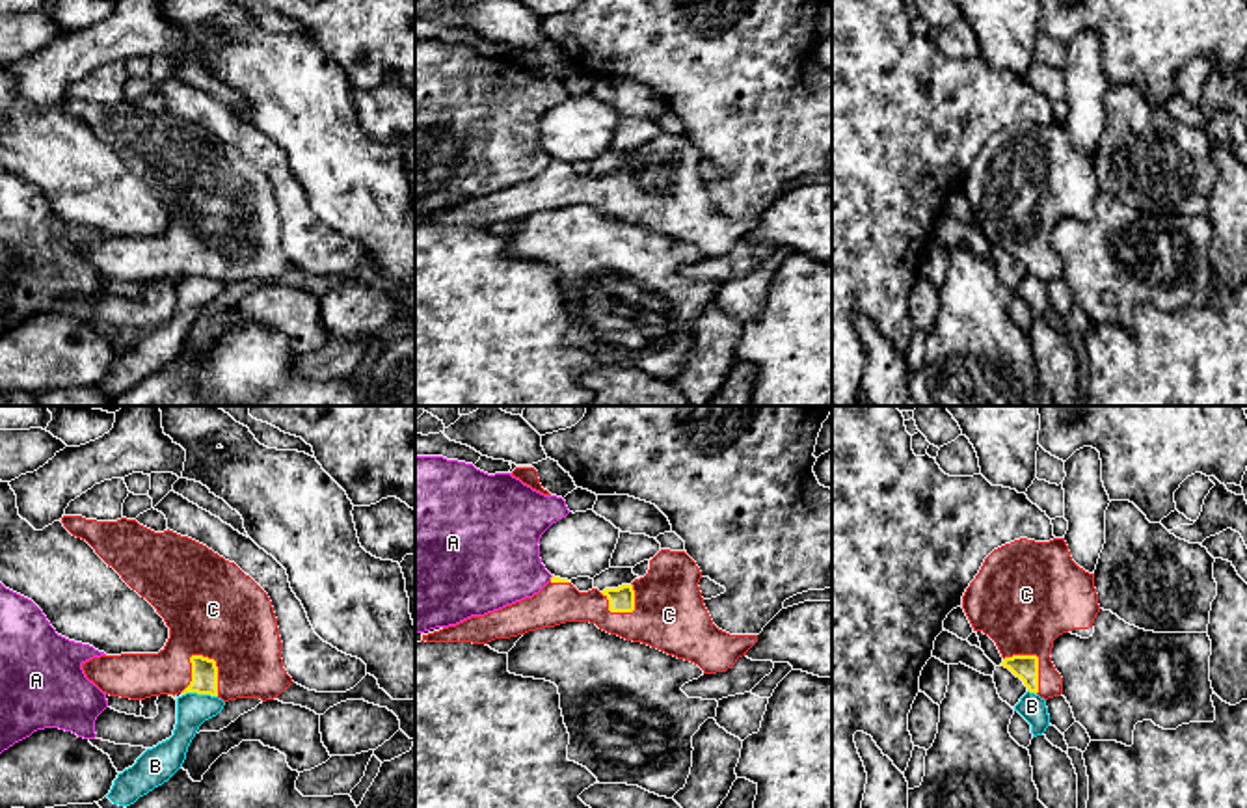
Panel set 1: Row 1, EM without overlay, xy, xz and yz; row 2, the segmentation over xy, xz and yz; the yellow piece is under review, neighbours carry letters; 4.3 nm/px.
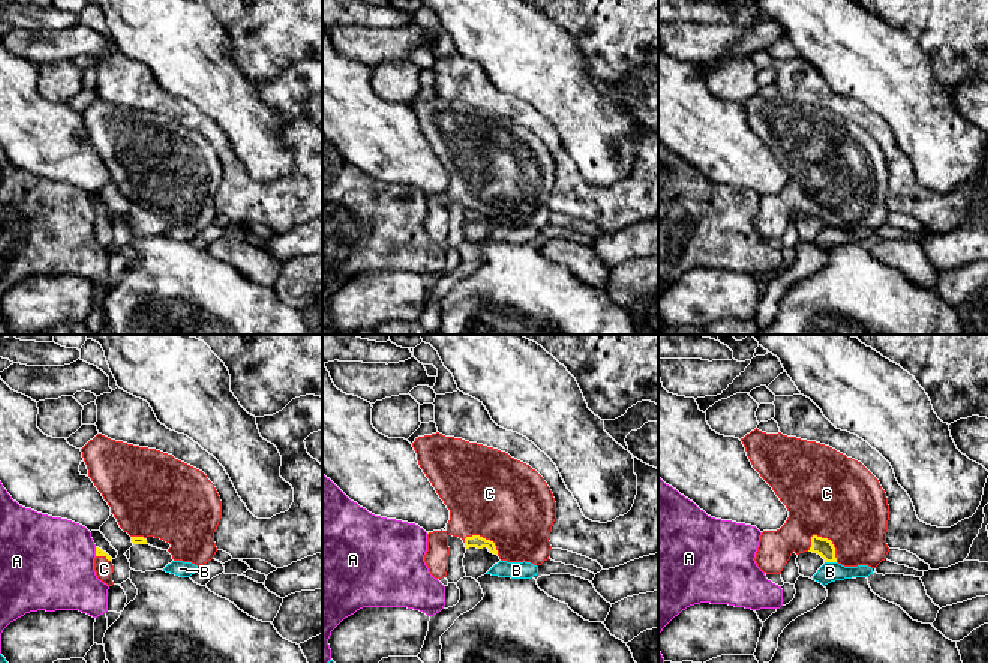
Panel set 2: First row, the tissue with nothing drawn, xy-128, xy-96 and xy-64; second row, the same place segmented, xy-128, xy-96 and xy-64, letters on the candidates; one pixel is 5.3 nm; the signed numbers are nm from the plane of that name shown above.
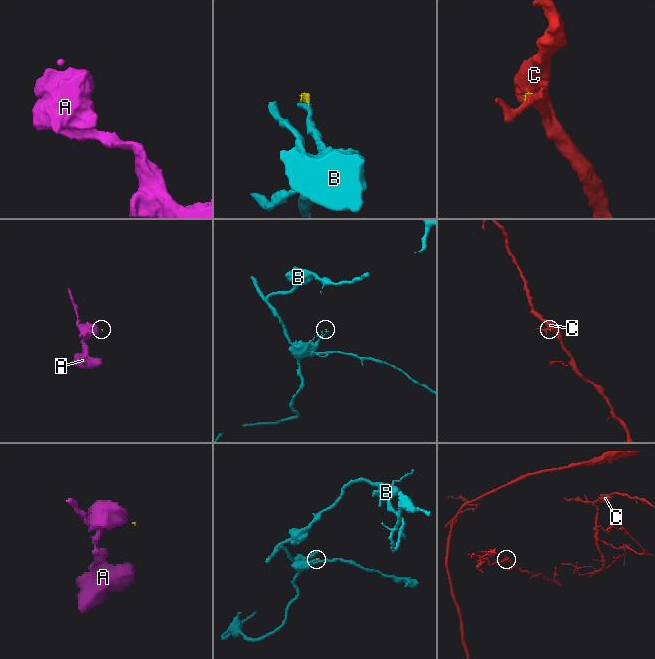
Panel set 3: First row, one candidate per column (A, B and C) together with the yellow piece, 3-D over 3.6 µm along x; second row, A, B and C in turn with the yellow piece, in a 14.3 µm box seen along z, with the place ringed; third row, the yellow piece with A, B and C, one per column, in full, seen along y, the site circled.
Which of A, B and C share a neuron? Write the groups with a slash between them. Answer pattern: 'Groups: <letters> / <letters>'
Groups: A / B / C

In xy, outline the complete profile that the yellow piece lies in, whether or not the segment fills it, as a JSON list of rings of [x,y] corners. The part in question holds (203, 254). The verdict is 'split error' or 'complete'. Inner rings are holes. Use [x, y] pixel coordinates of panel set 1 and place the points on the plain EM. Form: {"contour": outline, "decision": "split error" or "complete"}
{"contour": [[[63,99],[63,110],[86,123],[121,162],[145,181],[169,210],[158,236],[101,238],[82,253],[102,276],[130,283],[160,277],[210,277],[236,281],[277,281],[294,264],[283,251],[277,201],[268,177],[235,145],[173,114],[154,115],[136,102],[97,104]]], "decision": "split error"}

